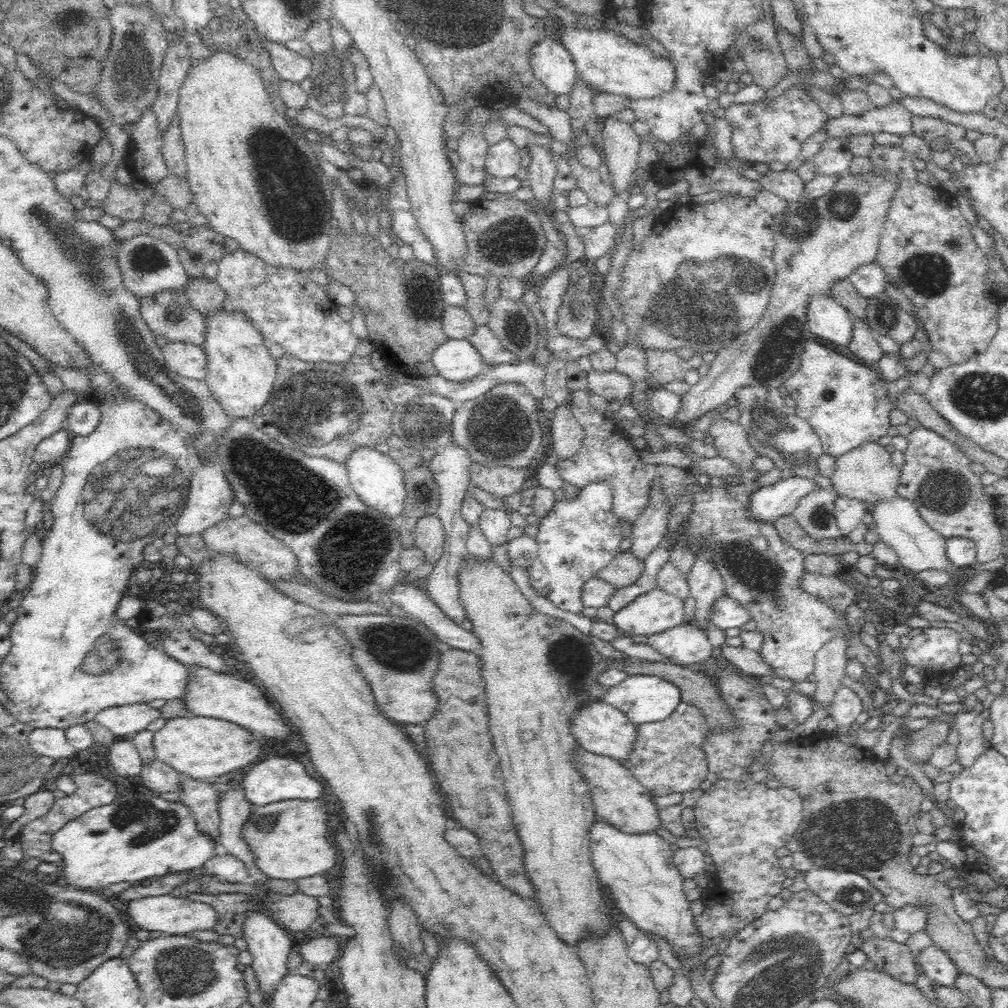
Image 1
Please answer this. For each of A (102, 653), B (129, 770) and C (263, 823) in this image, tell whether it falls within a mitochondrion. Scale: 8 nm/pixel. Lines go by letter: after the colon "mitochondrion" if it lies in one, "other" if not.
A: mitochondrion
B: other
C: mitochondrion

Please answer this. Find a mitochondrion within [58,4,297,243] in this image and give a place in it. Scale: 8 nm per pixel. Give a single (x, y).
(126, 75)

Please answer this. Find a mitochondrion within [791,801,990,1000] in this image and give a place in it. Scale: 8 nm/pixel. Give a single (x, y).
(849, 895)

